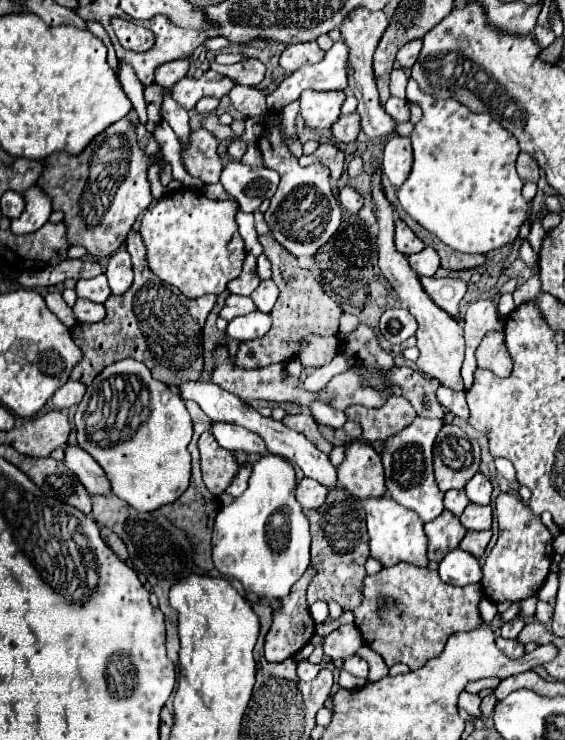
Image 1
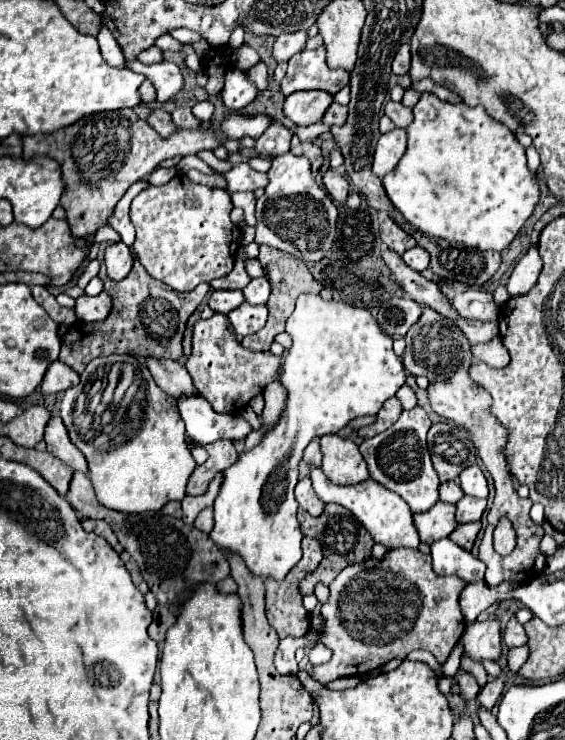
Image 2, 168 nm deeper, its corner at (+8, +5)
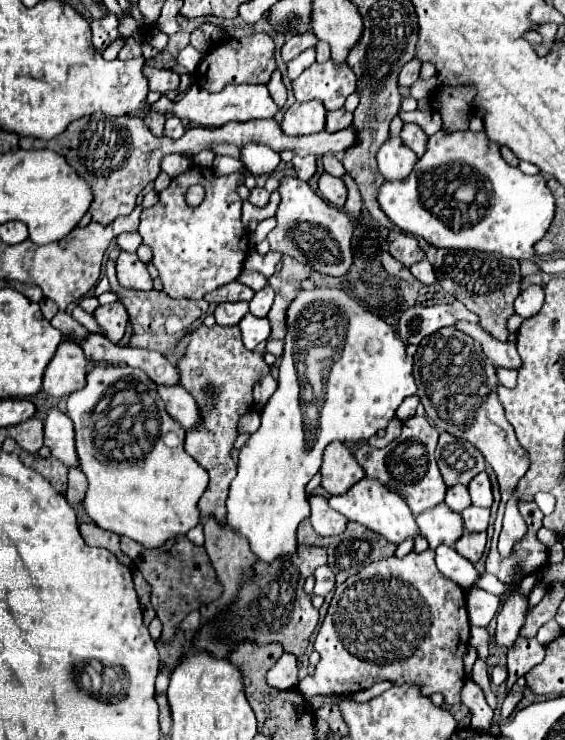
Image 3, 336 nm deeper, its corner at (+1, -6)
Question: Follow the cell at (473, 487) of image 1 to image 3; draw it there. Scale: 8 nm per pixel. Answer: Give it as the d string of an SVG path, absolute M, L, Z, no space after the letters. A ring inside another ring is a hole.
M481 471L479 475L475 475L469 483L469 493L473 499L473 505L477 507L491 507L493 503L493 495L491 495L491 483L485 471Z

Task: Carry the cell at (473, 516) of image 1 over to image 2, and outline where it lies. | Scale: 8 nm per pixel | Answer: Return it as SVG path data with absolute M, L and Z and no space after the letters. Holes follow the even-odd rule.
M464 496L458 504L456 504L456 520L458 524L466 524L466 522L478 522L482 518L482 512L486 510L486 500L478 500L472 496Z

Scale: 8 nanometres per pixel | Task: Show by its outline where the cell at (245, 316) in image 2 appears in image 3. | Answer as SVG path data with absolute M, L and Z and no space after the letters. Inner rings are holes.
M247 313L241 323L239 323L241 335L243 335L243 343L247 349L255 349L261 341L267 341L271 335L271 325L269 319L259 319L251 313Z

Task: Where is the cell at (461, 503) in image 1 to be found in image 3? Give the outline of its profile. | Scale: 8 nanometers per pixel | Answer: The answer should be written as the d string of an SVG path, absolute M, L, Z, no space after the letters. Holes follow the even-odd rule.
M453 485L453 487L449 487L447 495L445 495L445 503L453 511L457 511L457 513L461 513L463 509L467 509L471 505L471 497L469 497L467 487L465 485Z

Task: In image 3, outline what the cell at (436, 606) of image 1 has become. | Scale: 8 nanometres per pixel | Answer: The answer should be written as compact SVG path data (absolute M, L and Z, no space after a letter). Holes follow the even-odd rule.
M411 551L405 557L387 557L363 567L357 575L335 587L329 611L315 637L315 651L321 655L313 677L299 683L299 693L309 699L313 695L353 695L375 683L389 681L393 685L415 683L421 695L441 693L447 705L461 703L459 693L465 685L463 655L469 643L469 619L465 609L465 593L451 579L443 577L435 567L435 551Z

